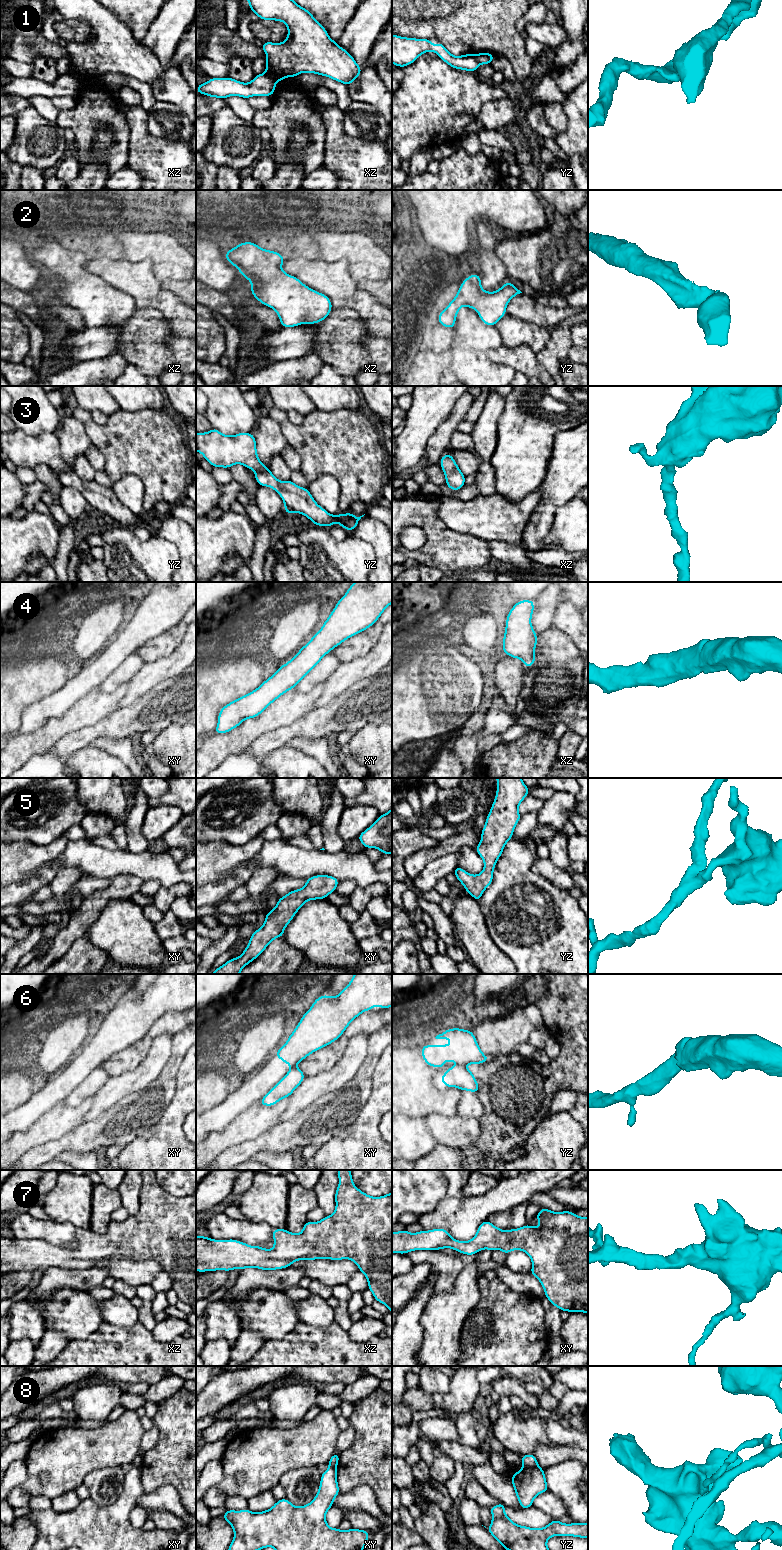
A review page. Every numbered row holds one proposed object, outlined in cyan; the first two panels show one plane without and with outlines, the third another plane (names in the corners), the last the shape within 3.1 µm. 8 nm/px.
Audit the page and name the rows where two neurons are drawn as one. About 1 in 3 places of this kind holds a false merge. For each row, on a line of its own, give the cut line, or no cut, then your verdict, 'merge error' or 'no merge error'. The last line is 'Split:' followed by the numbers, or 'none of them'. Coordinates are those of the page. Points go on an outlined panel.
1: xz (265, 72), (276, 81) | merge error
2: no cut | no merge error
3: no cut | no merge error
4: no cut | no merge error
5: no cut | no merge error
6: yz (460, 1065), (464, 1066) | merge error
7: no cut | no merge error
8: yz (537, 1465), (523, 1467) | merge error
Split: 1, 6, 8

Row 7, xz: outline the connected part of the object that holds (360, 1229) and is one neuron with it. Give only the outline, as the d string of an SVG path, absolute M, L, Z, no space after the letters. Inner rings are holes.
M337 1170L339 1185L335 1192L335 1211L318 1222L307 1221L299 1234L291 1233L286 1229L273 1229L274 1247L270 1250L260 1246L247 1245L234 1239L214 1240L205 1236L196 1236L196 1271L231 1271L249 1267L261 1270L277 1270L290 1267L298 1260L350 1259L356 1263L360 1272L363 1272L368 1289L373 1293L376 1301L386 1305L392 1313L392 1191L384 1196L372 1197L359 1190L353 1184L350 1170Z

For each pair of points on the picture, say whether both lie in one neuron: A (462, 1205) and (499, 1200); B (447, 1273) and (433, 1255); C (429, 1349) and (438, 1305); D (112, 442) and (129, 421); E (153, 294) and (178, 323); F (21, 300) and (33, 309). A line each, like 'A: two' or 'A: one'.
A: one
B: one
C: one
D: one
E: one
F: one

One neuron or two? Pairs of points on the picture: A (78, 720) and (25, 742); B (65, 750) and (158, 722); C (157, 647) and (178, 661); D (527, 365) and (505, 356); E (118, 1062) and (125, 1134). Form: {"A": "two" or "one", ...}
{"A": "one", "B": "one", "C": "two", "D": "one", "E": "two"}

